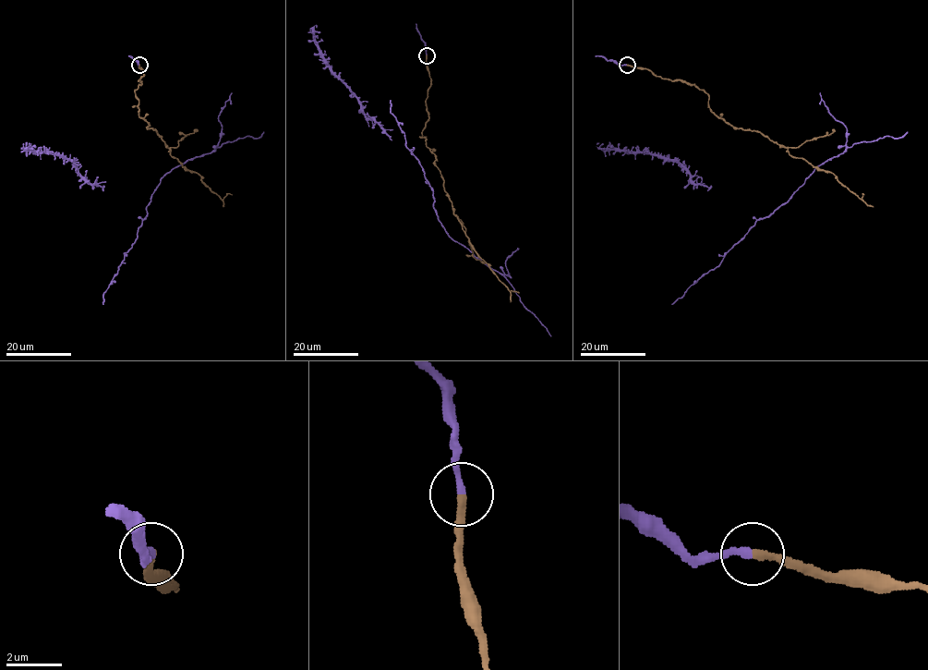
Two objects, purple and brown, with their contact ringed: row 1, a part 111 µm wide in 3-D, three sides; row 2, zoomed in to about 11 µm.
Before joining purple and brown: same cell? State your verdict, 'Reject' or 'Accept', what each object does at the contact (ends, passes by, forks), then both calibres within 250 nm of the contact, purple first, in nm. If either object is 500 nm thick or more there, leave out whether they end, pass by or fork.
Accept. At the ring purple ends. At the ring brown ends. Thickness 260 nm (purple) against 280 nm

